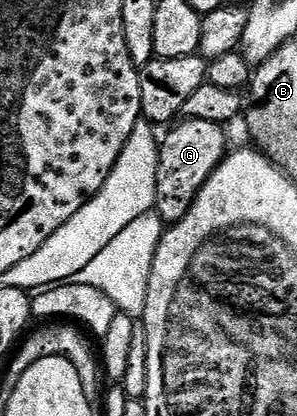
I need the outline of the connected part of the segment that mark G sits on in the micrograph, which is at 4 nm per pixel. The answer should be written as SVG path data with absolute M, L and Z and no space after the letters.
M186 118L175 123L170 130L158 149L158 177L154 199L154 208L158 217L167 225L182 220L184 214L188 214L194 199L198 197L199 190L205 186L210 175L222 165L222 161L228 155L227 129L221 124Z

